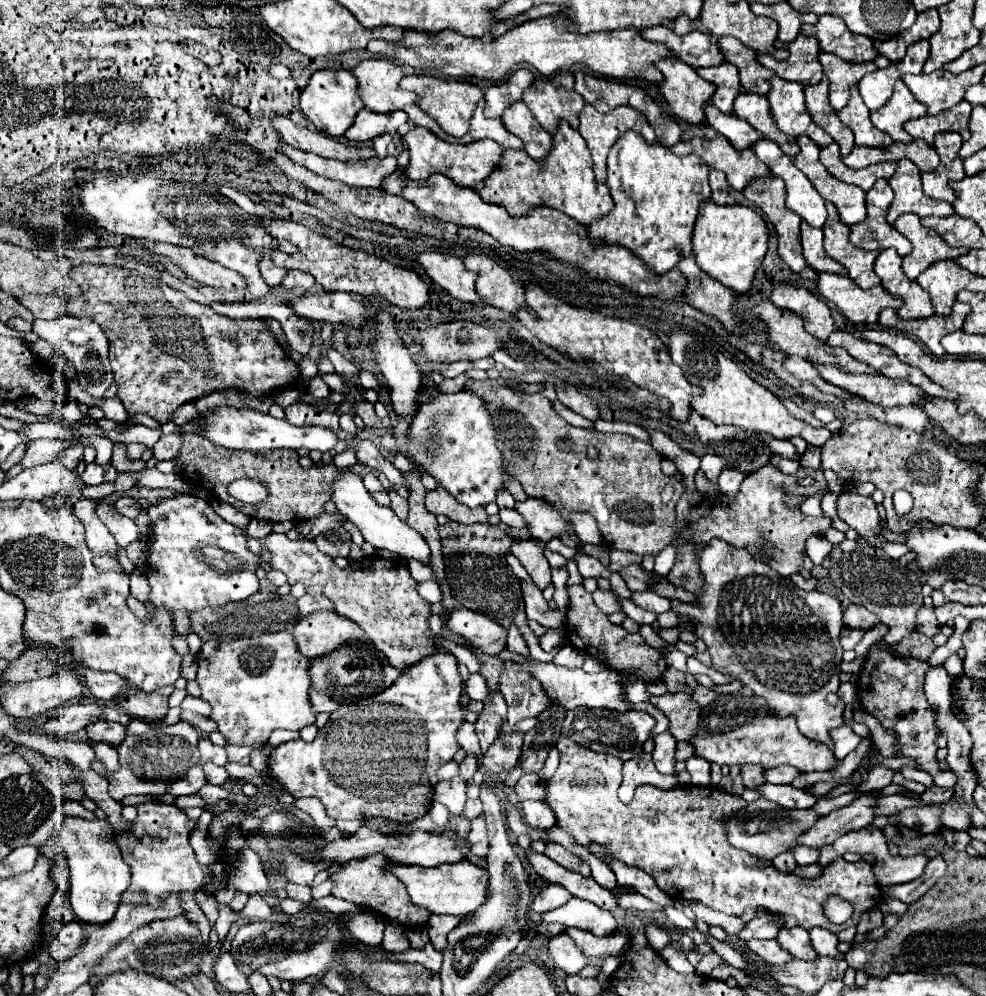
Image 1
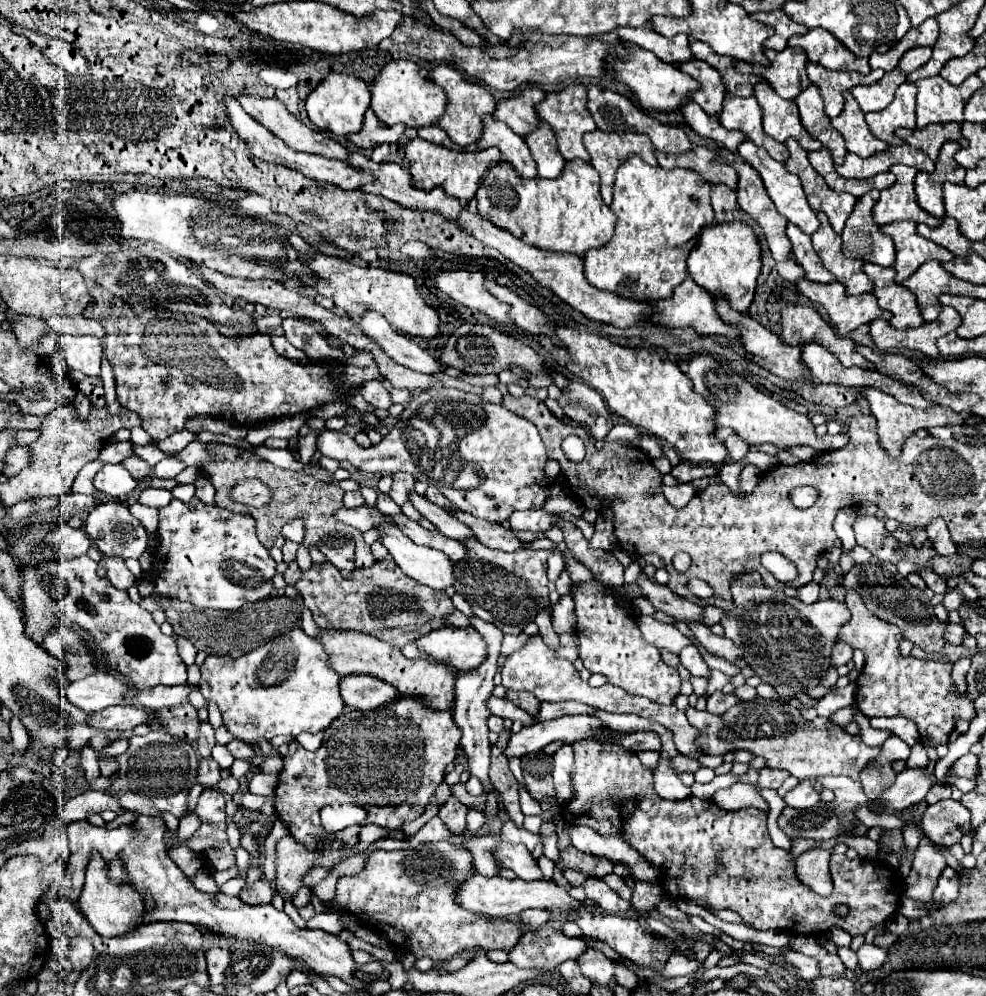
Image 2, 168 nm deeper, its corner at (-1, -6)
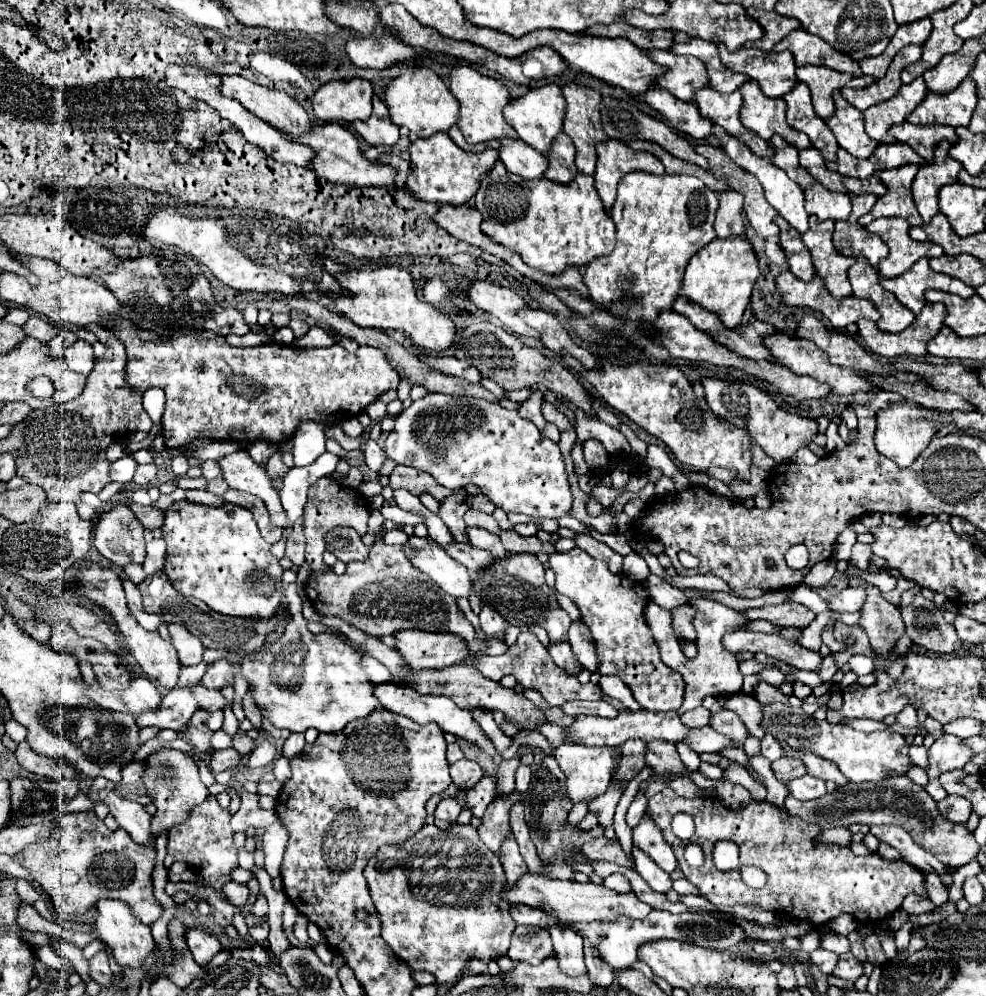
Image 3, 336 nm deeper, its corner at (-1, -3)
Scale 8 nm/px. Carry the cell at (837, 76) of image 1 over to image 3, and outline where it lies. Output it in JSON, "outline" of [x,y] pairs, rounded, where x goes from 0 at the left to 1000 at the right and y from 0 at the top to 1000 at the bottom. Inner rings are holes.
{"outline":[[[826,65],[809,67],[807,77],[822,87],[826,109],[834,119],[842,119],[842,115],[846,115],[848,111],[844,91],[858,87],[864,79],[864,75],[850,73],[842,67],[826,67]]]}

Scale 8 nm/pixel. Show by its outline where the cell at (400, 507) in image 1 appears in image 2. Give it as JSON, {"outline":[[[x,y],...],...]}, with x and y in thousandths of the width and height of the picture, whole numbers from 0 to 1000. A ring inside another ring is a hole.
{"outline":[[[404,474],[404,476],[398,476],[398,492],[394,494],[396,500],[408,508],[410,504],[414,504],[416,500],[416,494],[420,492],[420,486],[422,486],[422,480],[418,476],[412,476],[412,474]]]}

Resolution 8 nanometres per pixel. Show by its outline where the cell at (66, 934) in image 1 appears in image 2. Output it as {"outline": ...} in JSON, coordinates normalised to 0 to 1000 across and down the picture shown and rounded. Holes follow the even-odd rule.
{"outline":[[[73,942],[73,952],[69,956],[71,966],[75,968],[75,972],[79,976],[87,974],[91,970],[91,966],[95,964],[95,950],[91,944],[87,942]]]}

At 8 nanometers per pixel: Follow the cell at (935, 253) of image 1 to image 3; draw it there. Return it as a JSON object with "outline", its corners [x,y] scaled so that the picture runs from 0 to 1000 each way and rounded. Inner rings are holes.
{"outline":[[[895,218],[895,220],[886,220],[886,224],[882,224],[878,230],[884,234],[890,234],[897,240],[897,244],[903,248],[901,258],[890,266],[892,276],[899,280],[913,278],[927,266],[927,262],[935,258],[945,260],[945,258],[957,256],[955,248],[951,248],[949,244],[927,242],[921,236],[923,226],[919,224],[919,220]]]}

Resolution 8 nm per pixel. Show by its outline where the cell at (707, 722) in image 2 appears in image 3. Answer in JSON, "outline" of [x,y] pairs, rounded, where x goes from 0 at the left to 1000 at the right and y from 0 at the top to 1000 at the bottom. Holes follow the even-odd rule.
{"outline":[[[737,712],[722,717],[720,729],[728,736],[740,740],[744,750],[753,750],[755,742],[759,740],[759,734],[757,734],[755,726],[751,724],[751,720],[745,715]]]}

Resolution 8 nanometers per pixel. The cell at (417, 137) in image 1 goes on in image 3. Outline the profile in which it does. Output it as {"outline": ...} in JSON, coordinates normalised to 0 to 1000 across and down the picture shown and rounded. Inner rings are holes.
{"outline":[[[442,134],[432,140],[422,140],[416,146],[416,162],[418,164],[416,164],[412,190],[418,192],[420,198],[428,202],[438,202],[438,204],[471,206],[483,196],[489,178],[505,162],[505,152],[493,150],[489,154],[475,154],[467,150],[452,134]]]}

